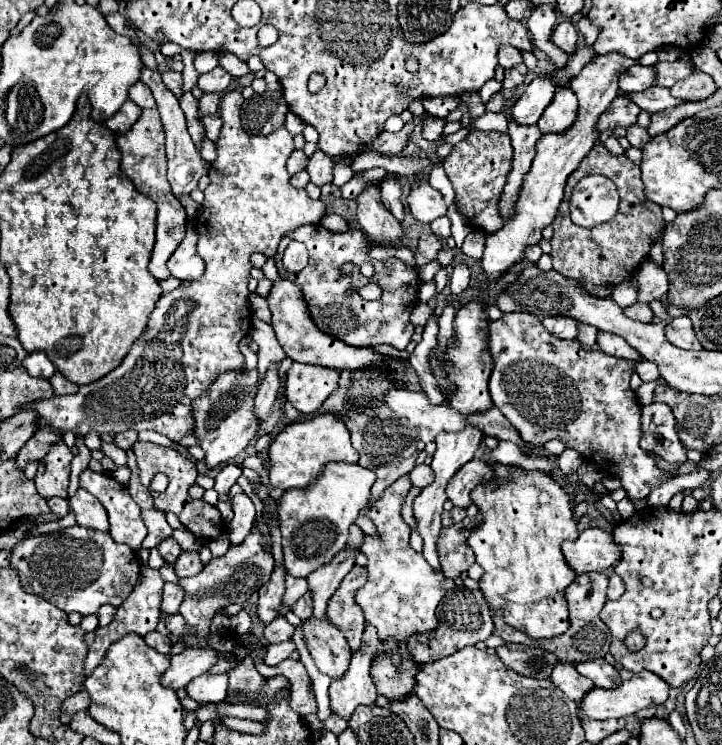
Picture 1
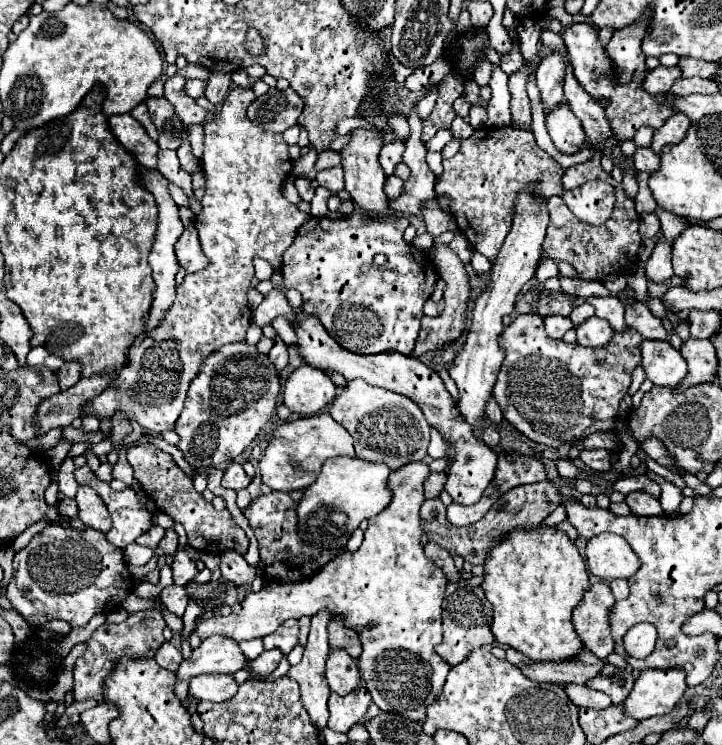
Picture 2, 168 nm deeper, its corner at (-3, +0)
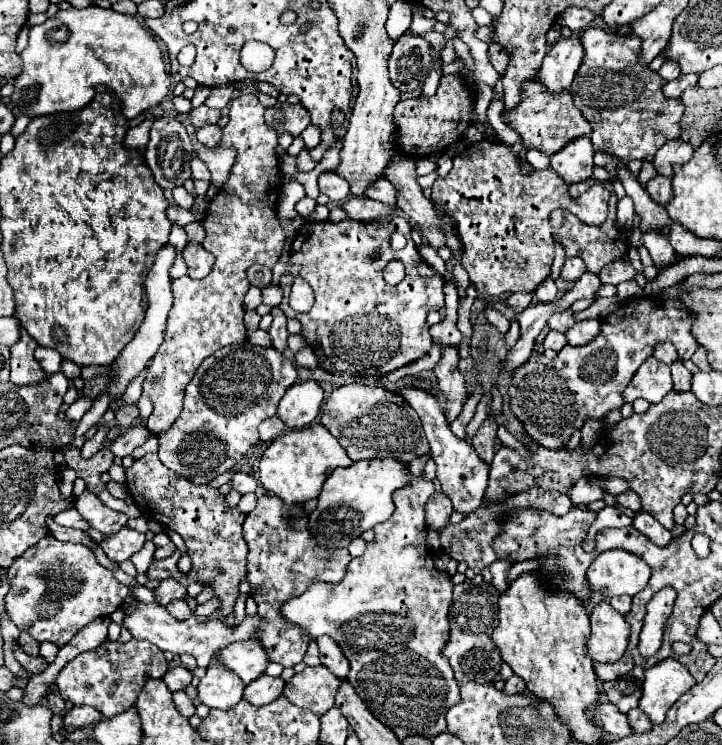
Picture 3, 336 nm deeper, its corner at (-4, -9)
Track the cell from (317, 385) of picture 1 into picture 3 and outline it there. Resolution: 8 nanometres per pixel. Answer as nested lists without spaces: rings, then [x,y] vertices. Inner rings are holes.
[[[317,381],[295,383],[279,401],[277,415],[291,429],[301,429],[313,423],[323,403],[323,389]]]

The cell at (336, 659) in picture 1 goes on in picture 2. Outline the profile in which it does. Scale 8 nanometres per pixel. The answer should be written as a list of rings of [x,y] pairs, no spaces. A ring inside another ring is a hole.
[[[330,650],[326,662],[326,680],[330,684],[330,690],[340,696],[354,692],[362,684],[356,662],[344,650]]]

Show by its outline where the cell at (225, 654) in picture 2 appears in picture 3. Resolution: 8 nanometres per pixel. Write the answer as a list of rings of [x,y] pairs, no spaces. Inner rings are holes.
[[[259,641],[231,643],[219,651],[217,659],[229,671],[237,673],[245,685],[249,685],[253,679],[261,677],[265,673],[265,665],[269,661]]]

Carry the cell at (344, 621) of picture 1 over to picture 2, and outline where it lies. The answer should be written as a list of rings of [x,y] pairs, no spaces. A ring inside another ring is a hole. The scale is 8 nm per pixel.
[[[330,620],[328,622],[328,644],[330,648],[342,648],[346,650],[352,658],[358,658],[362,648],[360,648],[360,638],[354,630],[344,628],[340,620]]]

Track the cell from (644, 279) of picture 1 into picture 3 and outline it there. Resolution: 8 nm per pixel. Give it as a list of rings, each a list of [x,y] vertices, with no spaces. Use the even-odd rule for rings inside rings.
[[[657,229],[653,233],[645,233],[643,235],[643,245],[651,253],[651,259],[653,259],[653,265],[657,267],[657,271],[663,271],[663,269],[671,267],[677,261],[677,253],[669,245],[669,239],[661,237],[657,233]]]

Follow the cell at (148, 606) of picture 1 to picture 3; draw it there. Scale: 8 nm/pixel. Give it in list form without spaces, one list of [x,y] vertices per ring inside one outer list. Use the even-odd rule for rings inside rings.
[[[107,639],[99,647],[79,653],[73,661],[69,661],[61,669],[55,683],[65,701],[71,701],[73,705],[91,705],[109,719],[133,707],[137,693],[141,691],[145,681],[161,679],[167,669],[169,665],[163,651],[157,649],[157,645],[153,643],[141,639],[131,639],[127,643]]]

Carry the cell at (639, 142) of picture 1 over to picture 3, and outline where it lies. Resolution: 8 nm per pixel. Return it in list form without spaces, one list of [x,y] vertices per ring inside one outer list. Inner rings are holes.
[[[655,175],[649,183],[647,183],[647,193],[659,201],[661,205],[665,205],[665,201],[669,201],[669,193],[671,193],[671,179],[663,177],[663,175]]]

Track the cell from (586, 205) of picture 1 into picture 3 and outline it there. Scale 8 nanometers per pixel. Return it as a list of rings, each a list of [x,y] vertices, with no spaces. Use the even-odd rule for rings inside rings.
[[[483,139],[469,145],[461,155],[453,159],[453,169],[447,177],[439,177],[433,183],[431,201],[447,211],[455,221],[459,239],[463,243],[461,265],[469,273],[471,283],[477,287],[477,297],[499,297],[501,293],[531,293],[541,281],[549,277],[555,243],[551,237],[549,213],[563,207],[577,215],[587,225],[603,225],[609,215],[609,191],[603,185],[593,185],[578,198],[569,197],[567,183],[549,167],[545,171],[533,169],[529,173],[521,171],[521,157],[513,151],[513,145],[505,145],[497,139]]]

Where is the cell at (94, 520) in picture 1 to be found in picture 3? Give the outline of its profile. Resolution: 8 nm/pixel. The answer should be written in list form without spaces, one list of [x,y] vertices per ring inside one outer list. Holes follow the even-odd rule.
[[[85,489],[75,499],[75,509],[89,523],[89,527],[99,531],[101,535],[113,535],[129,521],[129,517],[125,513],[119,513],[119,511],[105,507],[101,503],[101,499],[97,495],[93,495],[89,489]]]

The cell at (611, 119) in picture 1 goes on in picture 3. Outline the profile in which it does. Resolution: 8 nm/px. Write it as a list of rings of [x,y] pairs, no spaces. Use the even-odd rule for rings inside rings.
[[[589,27],[581,33],[579,41],[585,49],[585,57],[575,73],[571,95],[575,107],[593,127],[591,141],[595,151],[609,149],[609,153],[627,163],[631,159],[651,161],[665,141],[679,137],[679,121],[683,117],[681,101],[665,99],[661,91],[665,79],[637,61],[637,49],[641,43],[637,37],[615,37],[611,31]]]

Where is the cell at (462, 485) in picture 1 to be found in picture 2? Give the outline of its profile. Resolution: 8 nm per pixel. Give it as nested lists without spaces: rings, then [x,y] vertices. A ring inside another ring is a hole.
[[[300,312],[298,322],[300,322],[300,326],[294,328],[296,336],[298,336],[298,350],[306,358],[308,364],[312,364],[314,368],[322,368],[322,370],[334,370],[334,372],[342,374],[346,380],[362,378],[372,386],[380,386],[390,392],[404,394],[412,402],[416,402],[418,408],[424,412],[428,424],[432,428],[436,428],[446,442],[446,458],[450,460],[448,470],[446,470],[446,476],[448,476],[446,492],[452,496],[452,500],[456,504],[474,504],[480,500],[484,488],[494,478],[496,452],[492,448],[488,448],[480,438],[476,438],[472,428],[468,428],[468,424],[464,424],[464,420],[460,420],[460,416],[456,416],[454,400],[446,392],[444,382],[436,372],[432,372],[428,366],[424,366],[418,358],[402,356],[398,352],[376,354],[376,356],[352,354],[352,352],[340,348],[336,344],[336,340],[332,340],[328,336],[324,326],[314,316],[306,316],[304,312]]]

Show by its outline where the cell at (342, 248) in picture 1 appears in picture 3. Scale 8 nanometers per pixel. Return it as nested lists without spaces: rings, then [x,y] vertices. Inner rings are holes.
[[[401,215],[377,221],[309,221],[297,231],[289,261],[301,265],[299,275],[311,285],[315,303],[309,313],[297,313],[289,307],[293,277],[287,273],[281,277],[283,301],[279,307],[287,317],[299,319],[303,335],[333,363],[335,373],[361,375],[359,371],[371,371],[365,375],[385,375],[421,359],[431,349],[433,339],[429,335],[427,315],[413,315],[413,287],[419,291],[421,277],[425,279],[429,313],[445,305],[445,279],[421,259],[411,239],[411,225]],[[393,229],[407,237],[407,245],[401,251],[393,251],[389,245]],[[393,259],[401,259],[407,273],[405,281],[395,287],[383,281],[383,269]]]

